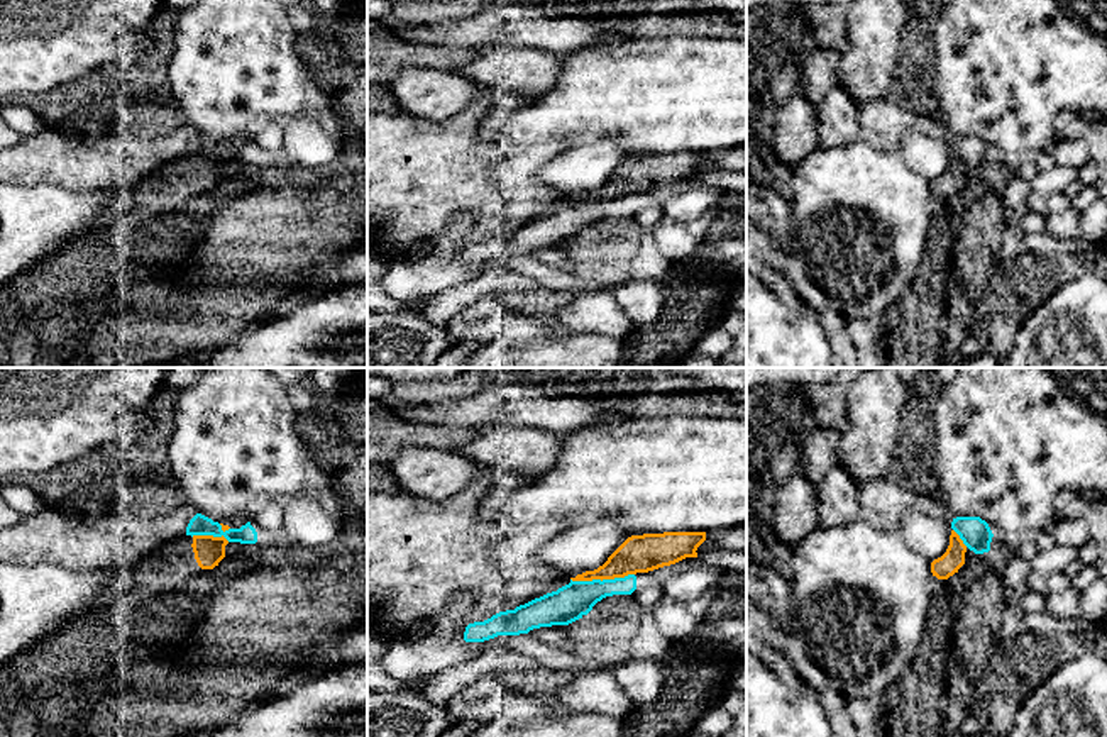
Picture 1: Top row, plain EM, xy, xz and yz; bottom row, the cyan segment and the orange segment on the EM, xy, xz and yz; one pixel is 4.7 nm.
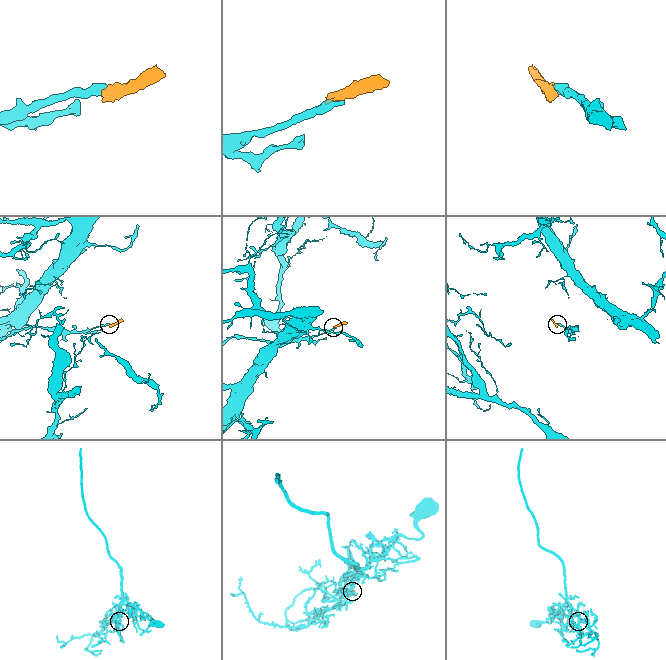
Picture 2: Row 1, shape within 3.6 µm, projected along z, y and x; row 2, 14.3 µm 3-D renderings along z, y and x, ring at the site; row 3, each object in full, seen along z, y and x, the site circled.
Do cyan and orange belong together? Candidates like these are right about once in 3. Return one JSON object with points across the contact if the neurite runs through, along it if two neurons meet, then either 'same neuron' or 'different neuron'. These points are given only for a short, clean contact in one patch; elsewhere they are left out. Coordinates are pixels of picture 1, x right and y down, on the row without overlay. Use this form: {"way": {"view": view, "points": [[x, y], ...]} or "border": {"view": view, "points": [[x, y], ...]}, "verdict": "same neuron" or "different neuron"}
{"border": {"view": "xz", "points": [[633, 193], [623, 199], [571, 200]]}, "verdict": "different neuron"}

